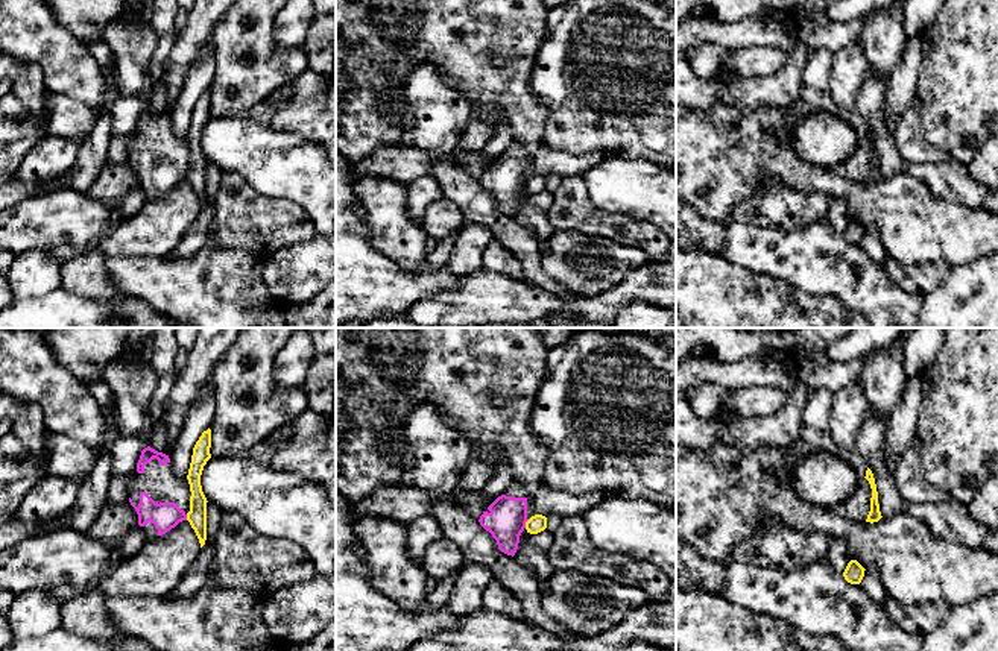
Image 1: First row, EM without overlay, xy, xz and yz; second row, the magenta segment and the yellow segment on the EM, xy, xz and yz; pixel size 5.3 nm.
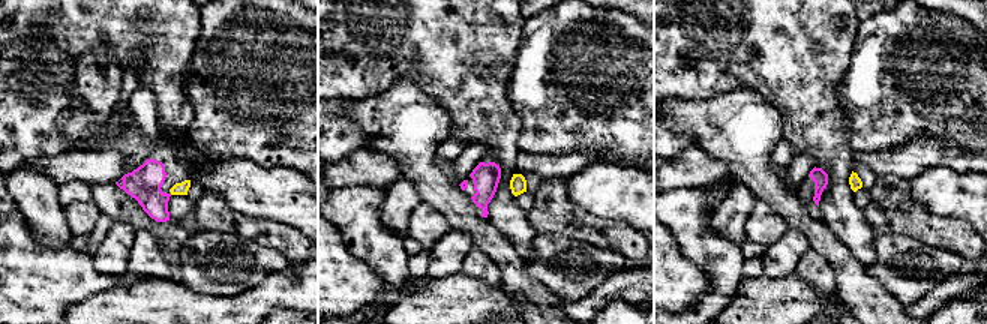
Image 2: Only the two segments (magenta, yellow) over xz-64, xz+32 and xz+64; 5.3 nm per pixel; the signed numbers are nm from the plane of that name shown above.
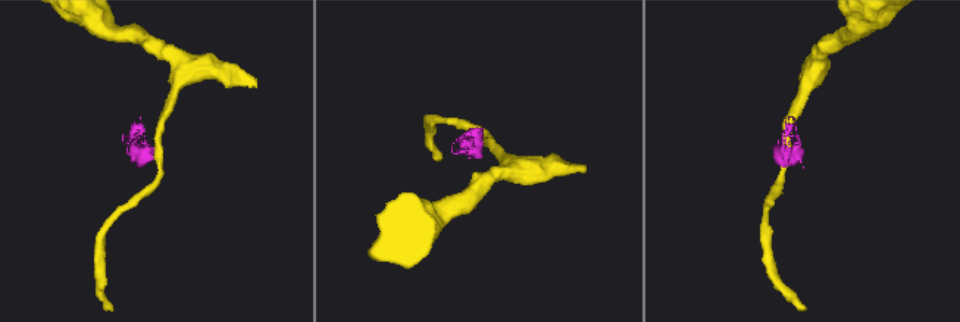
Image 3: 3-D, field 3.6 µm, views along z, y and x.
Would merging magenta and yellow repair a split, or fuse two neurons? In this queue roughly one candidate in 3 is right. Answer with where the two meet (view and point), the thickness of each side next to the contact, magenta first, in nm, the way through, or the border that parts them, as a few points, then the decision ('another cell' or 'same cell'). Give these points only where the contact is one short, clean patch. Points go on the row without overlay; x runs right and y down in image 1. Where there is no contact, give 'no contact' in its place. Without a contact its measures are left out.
contact xz (524, 184); calibres 200 and 90 nm; border xz (529, 179), (524, 187); another cell

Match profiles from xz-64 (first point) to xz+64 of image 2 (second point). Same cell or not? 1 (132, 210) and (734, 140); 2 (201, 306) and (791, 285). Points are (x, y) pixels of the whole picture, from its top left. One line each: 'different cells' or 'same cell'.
1: same cell
2: same cell

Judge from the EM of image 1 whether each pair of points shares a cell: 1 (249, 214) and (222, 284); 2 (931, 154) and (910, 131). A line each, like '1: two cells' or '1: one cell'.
1: two cells
2: one cell

